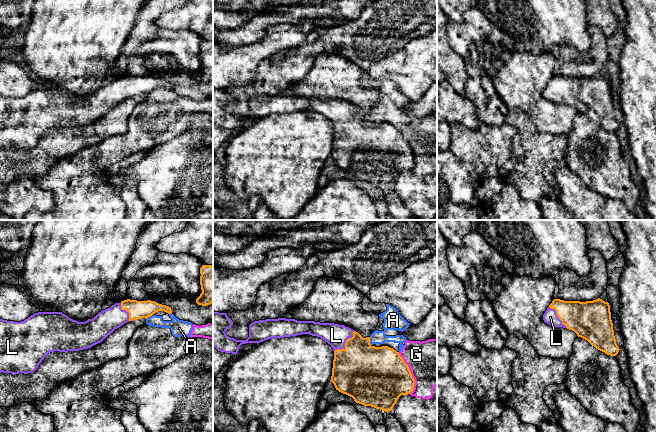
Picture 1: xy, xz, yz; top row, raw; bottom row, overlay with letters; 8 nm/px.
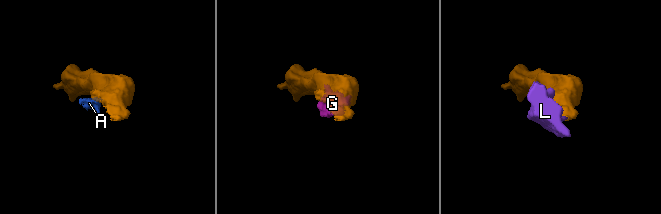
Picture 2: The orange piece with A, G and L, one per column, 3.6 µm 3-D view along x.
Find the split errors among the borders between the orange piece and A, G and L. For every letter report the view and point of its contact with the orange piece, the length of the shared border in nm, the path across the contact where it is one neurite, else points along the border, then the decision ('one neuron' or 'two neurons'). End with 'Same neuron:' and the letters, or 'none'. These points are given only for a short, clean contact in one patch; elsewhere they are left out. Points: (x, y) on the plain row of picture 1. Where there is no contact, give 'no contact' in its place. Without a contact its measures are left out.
A: xz (369, 117) | 60 nm | along xz (369, 113), (370, 120) | two neurons
G: xz (410, 149) | 340 nm | two neurons
L: xz (345, 119) | 240 nm | one neuron
Same neuron: L

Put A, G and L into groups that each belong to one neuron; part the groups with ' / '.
A G / L

